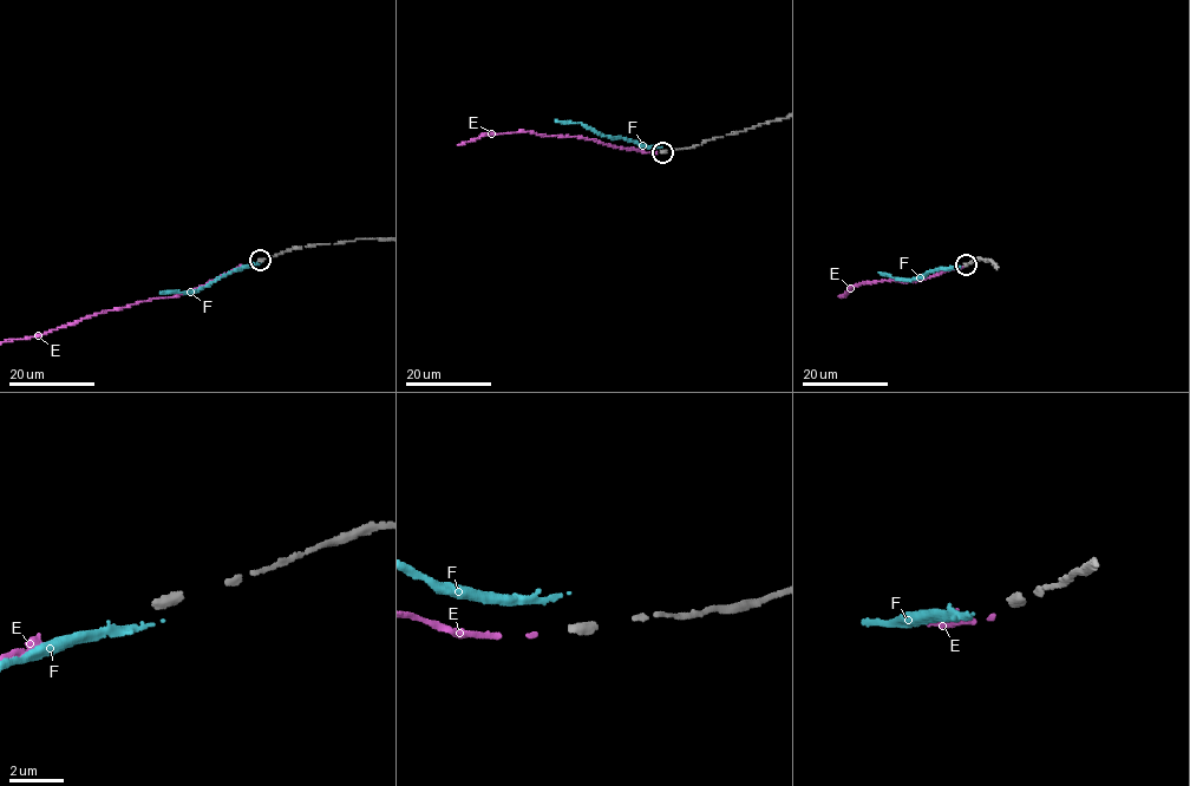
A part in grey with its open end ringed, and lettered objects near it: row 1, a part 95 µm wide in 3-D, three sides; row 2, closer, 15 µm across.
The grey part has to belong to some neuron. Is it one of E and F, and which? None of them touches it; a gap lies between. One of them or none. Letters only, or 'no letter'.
E

